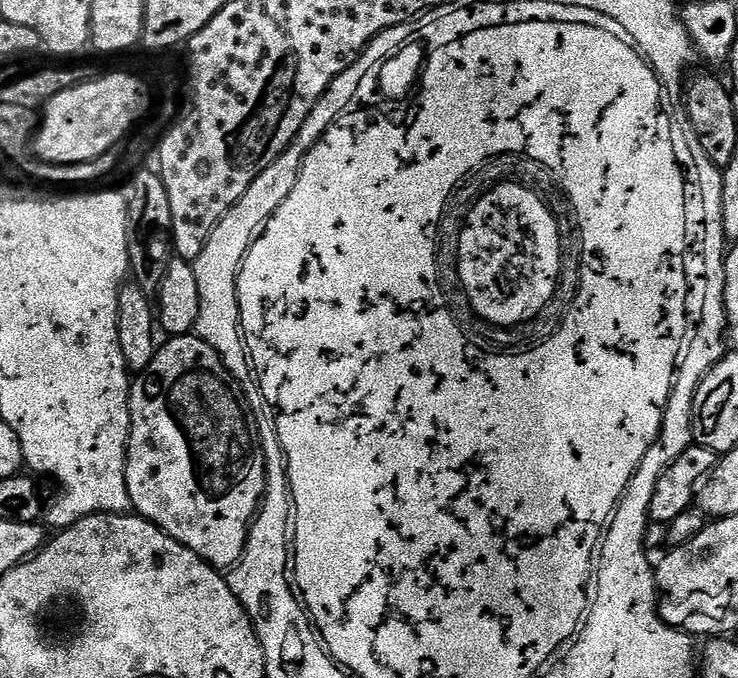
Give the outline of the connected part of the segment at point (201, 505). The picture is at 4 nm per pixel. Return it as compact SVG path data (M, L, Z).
M195 334L174 336L157 347L154 358L145 372L139 373L131 381L128 401L130 402L130 430L128 431L128 457L126 458L126 486L130 494L130 502L135 515L149 520L158 526L170 538L174 538L182 546L186 546L194 554L198 554L217 570L230 570L242 558L244 547L248 541L248 529L260 511L266 491L266 475L264 476L264 452L260 449L260 440L254 431L249 409L242 399L239 383L234 379L220 355L205 340Z

